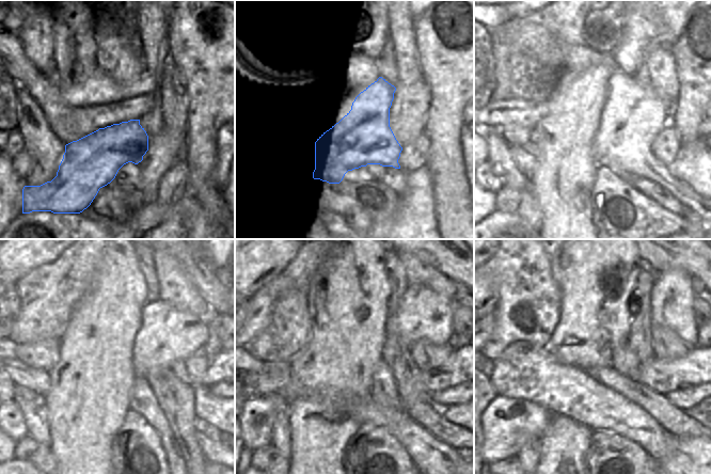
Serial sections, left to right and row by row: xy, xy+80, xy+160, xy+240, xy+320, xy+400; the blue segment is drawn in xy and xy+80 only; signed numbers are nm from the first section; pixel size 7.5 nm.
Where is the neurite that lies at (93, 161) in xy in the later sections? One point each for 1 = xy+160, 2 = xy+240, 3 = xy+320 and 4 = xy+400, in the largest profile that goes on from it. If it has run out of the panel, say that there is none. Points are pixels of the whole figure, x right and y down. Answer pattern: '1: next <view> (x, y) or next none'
1: next xy+160 (632, 115)
2: next xy+240 (167, 334)
3: next xy+320 (422, 314)
4: next xy+400 (672, 297)

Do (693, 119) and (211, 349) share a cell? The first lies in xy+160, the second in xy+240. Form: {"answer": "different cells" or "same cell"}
{"answer": "same cell"}

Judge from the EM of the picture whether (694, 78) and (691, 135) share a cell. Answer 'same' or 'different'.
same

